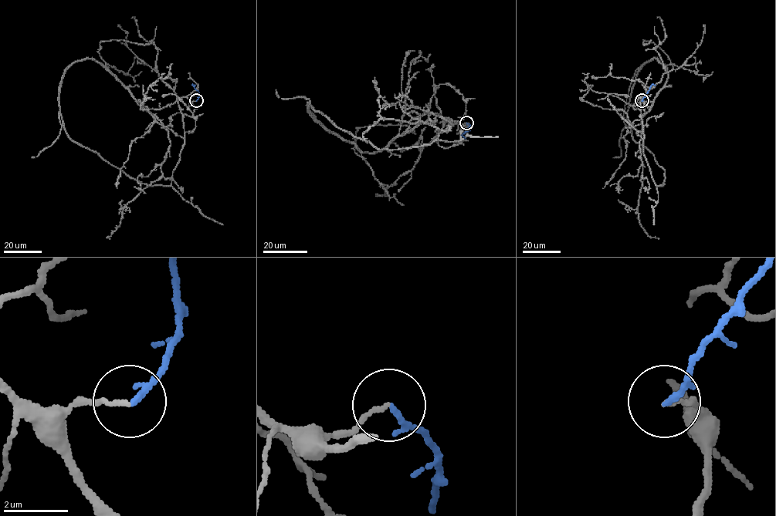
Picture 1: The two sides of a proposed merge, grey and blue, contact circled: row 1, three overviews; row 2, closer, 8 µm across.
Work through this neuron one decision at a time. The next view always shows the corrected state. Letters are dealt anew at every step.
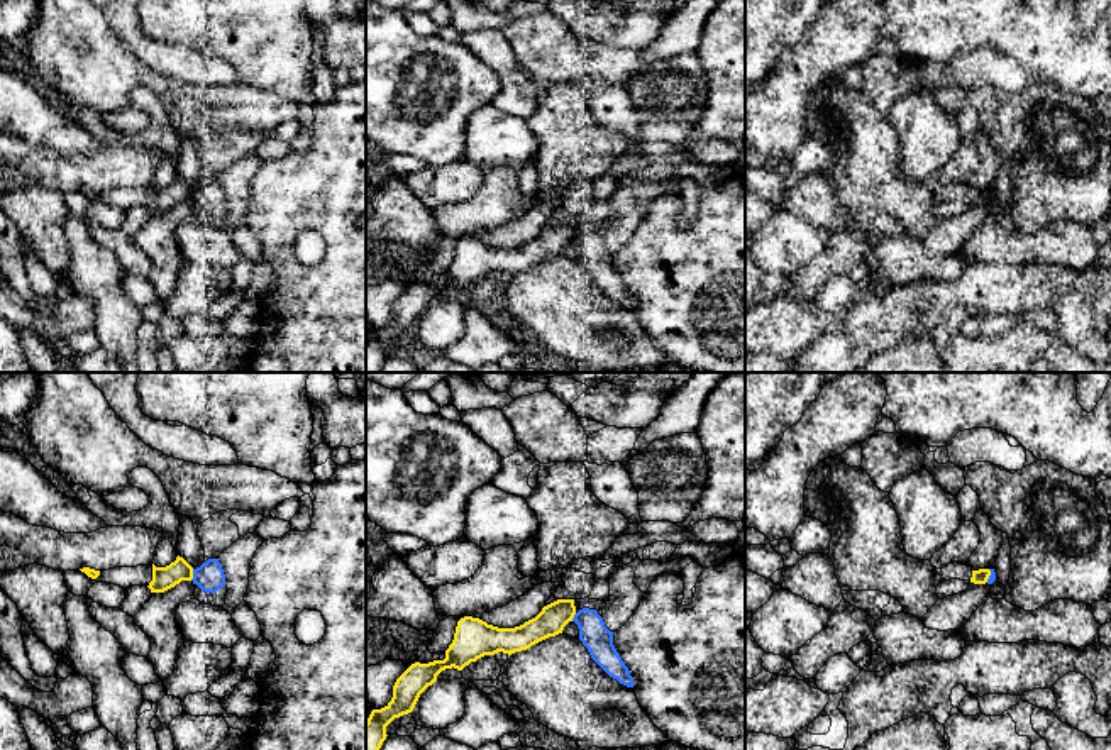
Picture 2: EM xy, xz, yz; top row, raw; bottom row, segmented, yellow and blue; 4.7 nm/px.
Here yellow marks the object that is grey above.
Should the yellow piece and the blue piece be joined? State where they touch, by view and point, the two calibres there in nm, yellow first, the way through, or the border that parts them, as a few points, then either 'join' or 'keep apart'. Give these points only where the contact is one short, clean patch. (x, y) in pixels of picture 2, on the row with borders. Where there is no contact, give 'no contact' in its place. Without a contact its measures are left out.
meets yellow in xy at (192, 574); 110 nm thick on the yellow side, 140 nm on the other; keep apart

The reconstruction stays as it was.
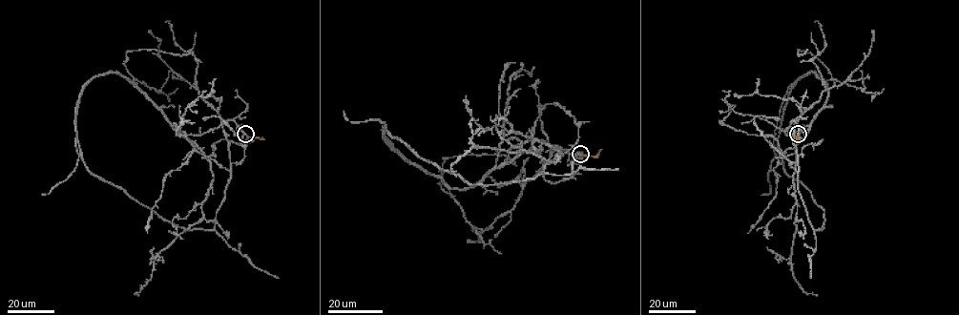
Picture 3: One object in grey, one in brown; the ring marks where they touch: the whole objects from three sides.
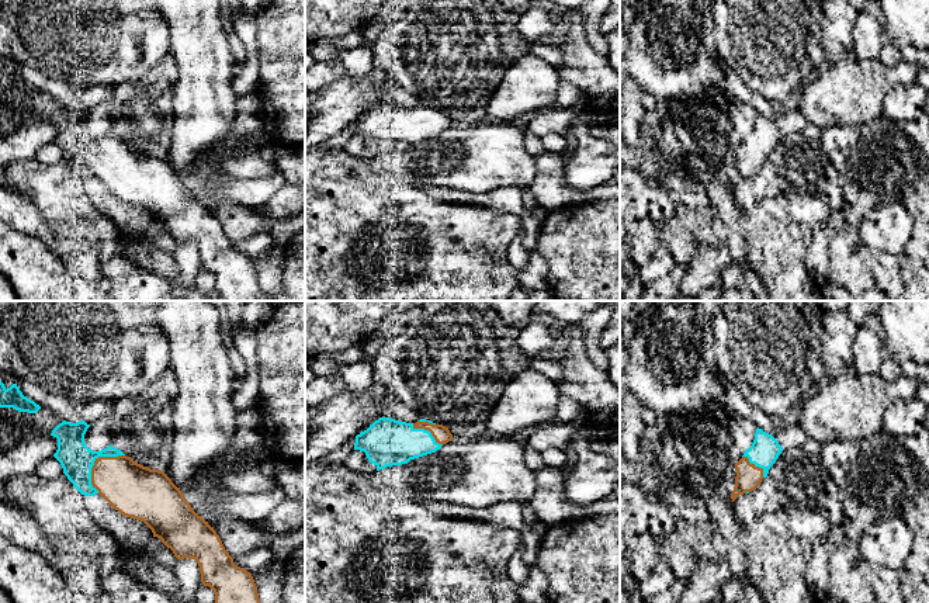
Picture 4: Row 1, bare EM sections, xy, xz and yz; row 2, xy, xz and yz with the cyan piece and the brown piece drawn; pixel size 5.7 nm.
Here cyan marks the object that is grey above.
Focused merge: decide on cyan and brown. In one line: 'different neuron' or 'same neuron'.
same neuron

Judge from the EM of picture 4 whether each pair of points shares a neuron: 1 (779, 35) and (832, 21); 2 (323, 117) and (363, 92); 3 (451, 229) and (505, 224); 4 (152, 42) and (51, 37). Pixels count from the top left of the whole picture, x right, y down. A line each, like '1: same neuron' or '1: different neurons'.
1: different neurons
2: same neuron
3: same neuron
4: same neuron

